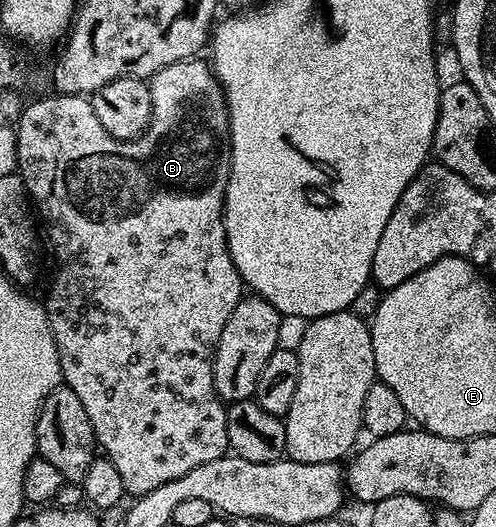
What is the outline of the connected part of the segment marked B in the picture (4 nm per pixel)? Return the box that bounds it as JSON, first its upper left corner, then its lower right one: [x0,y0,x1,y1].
[16,57,244,497]

